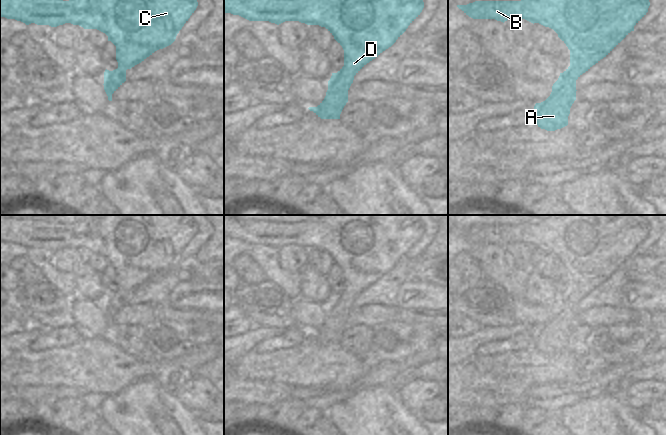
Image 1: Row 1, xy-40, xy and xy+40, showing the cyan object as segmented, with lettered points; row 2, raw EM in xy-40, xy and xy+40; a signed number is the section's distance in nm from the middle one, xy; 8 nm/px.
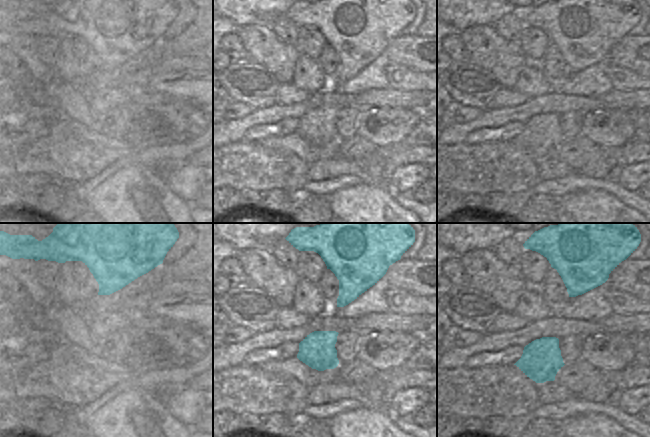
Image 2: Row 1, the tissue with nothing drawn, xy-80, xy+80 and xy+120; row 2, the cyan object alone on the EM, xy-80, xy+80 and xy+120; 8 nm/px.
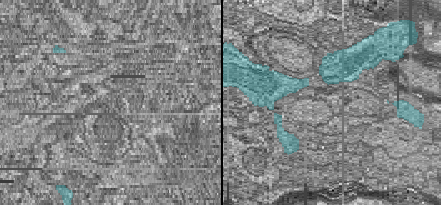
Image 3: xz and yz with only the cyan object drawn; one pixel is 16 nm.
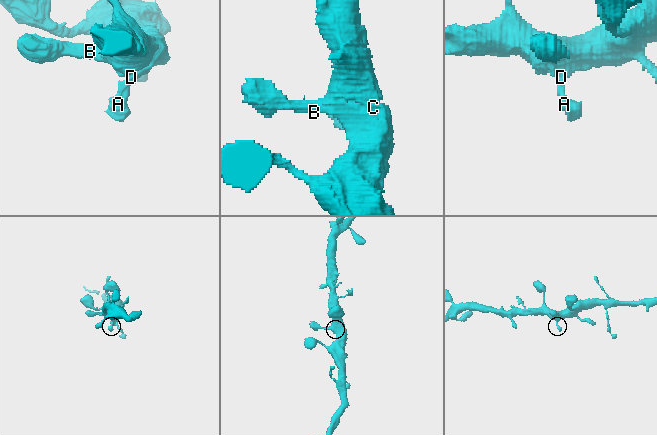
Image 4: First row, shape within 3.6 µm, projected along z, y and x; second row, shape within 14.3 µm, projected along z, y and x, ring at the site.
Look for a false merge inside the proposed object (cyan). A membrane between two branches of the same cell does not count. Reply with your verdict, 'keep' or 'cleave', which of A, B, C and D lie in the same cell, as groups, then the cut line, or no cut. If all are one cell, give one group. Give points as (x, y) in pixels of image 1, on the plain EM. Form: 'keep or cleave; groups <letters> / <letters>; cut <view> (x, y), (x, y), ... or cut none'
keep; groups A B C D; cut none

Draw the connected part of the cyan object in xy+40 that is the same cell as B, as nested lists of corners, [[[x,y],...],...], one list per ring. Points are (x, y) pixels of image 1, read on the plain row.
[[[552,215],[547,219],[531,219],[521,225],[475,225],[467,229],[457,229],[473,243],[495,243],[505,246],[509,243],[525,243],[553,253],[570,274],[570,290],[560,297],[552,310],[550,320],[534,330],[533,346],[547,355],[555,355],[568,349],[570,332],[576,324],[576,304],[593,289],[606,281],[646,239],[650,226],[642,215]]]

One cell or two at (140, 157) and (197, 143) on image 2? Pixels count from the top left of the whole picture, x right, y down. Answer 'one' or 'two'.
one

